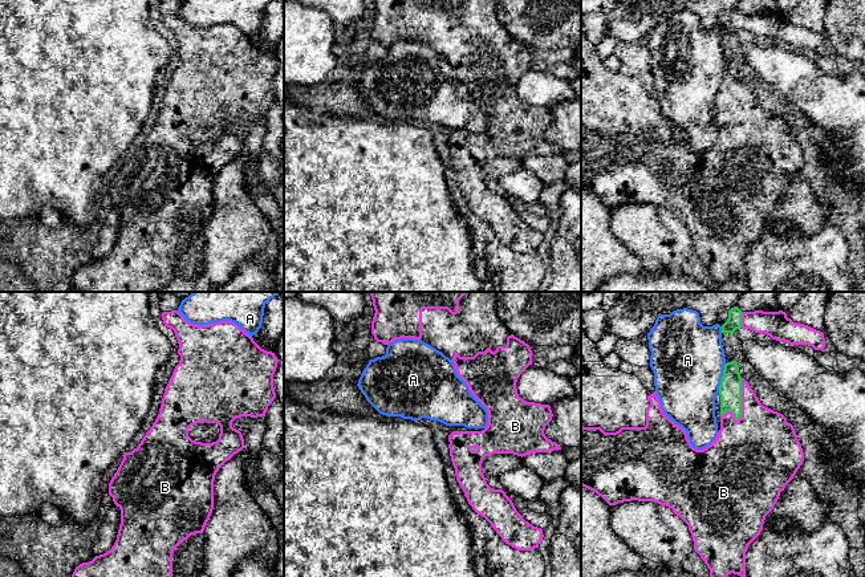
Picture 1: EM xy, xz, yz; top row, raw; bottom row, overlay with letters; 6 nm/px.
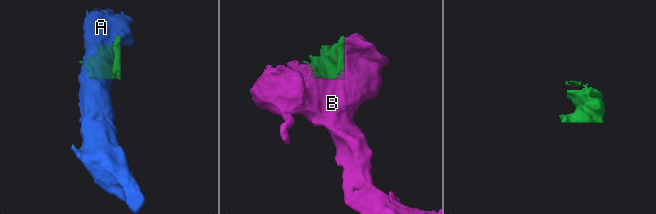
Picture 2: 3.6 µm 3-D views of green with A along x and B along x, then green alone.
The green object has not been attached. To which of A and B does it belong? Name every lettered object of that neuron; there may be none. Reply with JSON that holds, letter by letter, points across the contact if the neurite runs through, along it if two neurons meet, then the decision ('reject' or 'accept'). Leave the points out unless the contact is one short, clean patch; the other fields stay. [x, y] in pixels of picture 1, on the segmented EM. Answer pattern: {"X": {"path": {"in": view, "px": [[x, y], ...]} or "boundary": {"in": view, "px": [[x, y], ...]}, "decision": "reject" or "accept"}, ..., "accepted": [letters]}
{"A": {"decision": "reject"}, "B": {"decision": "accept"}, "accepted": ["B"]}

